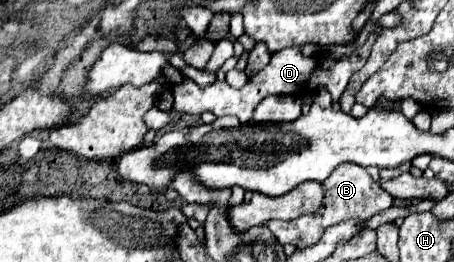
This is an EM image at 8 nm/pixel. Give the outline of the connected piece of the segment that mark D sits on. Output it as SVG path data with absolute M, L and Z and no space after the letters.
M376 28L370 38L366 40L364 46L356 48L350 56L346 58L340 58L340 60L332 60L332 58L306 58L302 56L300 48L292 46L292 48L286 48L286 50L280 50L276 54L272 54L268 66L264 70L260 70L254 78L250 78L240 90L234 90L230 88L226 82L212 82L204 88L200 88L194 80L190 78L184 78L180 84L174 84L172 86L172 94L174 94L174 110L178 112L186 112L186 114L204 114L204 112L212 112L214 116L236 116L240 122L250 122L252 120L252 112L254 108L266 98L266 96L272 96L272 94L296 94L296 96L302 96L306 92L312 92L316 90L318 86L326 86L328 92L332 94L332 100L338 102L340 94L344 92L350 76L362 68L362 64L366 62L368 54L370 54L370 48L376 40L376 32L380 28Z

